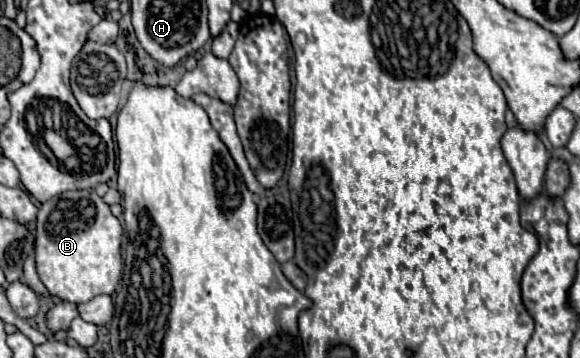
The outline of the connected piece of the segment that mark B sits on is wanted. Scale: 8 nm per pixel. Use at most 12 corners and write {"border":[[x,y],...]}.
{"border":[[94,189],[38,211],[36,269],[70,303],[112,295],[122,227]]}

